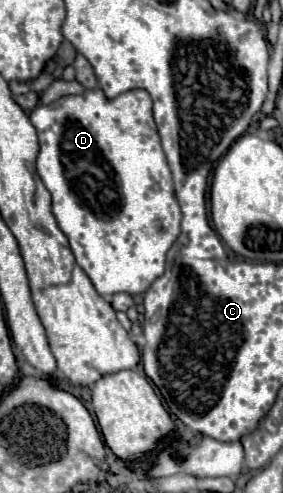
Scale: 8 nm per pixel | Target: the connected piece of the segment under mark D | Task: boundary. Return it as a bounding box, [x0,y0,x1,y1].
[30,87,182,295]

